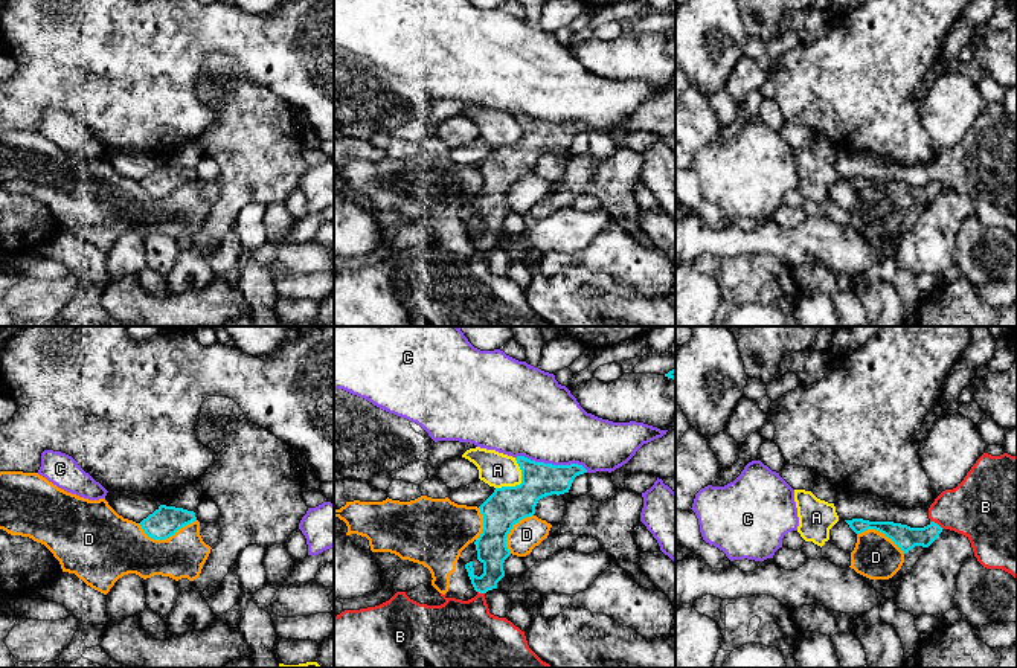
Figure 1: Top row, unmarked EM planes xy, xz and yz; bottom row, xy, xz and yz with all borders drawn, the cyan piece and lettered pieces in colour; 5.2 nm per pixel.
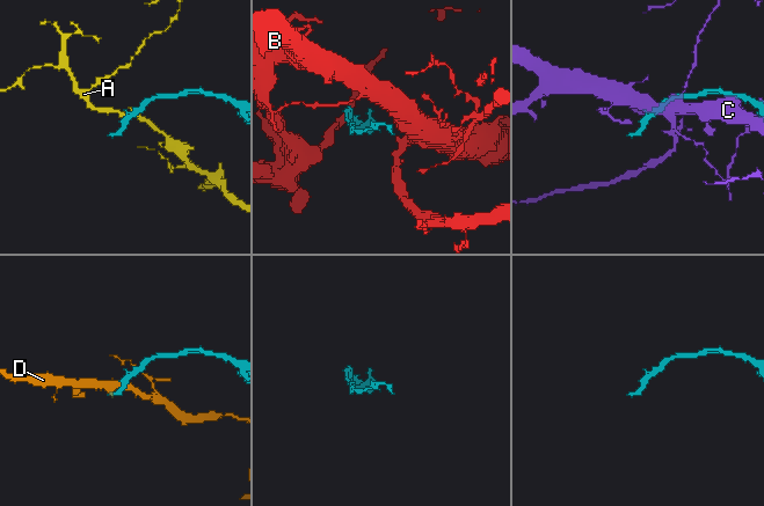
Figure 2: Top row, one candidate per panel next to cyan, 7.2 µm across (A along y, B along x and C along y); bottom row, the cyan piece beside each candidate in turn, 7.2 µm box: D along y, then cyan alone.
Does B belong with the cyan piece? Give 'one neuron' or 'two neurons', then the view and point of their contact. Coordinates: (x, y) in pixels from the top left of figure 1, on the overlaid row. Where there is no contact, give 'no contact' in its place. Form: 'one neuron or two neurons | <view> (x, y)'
two neurons | yz (936, 523)

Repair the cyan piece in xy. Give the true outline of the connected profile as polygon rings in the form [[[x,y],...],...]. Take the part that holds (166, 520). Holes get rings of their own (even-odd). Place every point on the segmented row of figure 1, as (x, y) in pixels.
[[[160,505],[139,525],[145,534],[154,540],[166,540],[183,526],[195,522],[195,512],[183,508]]]

